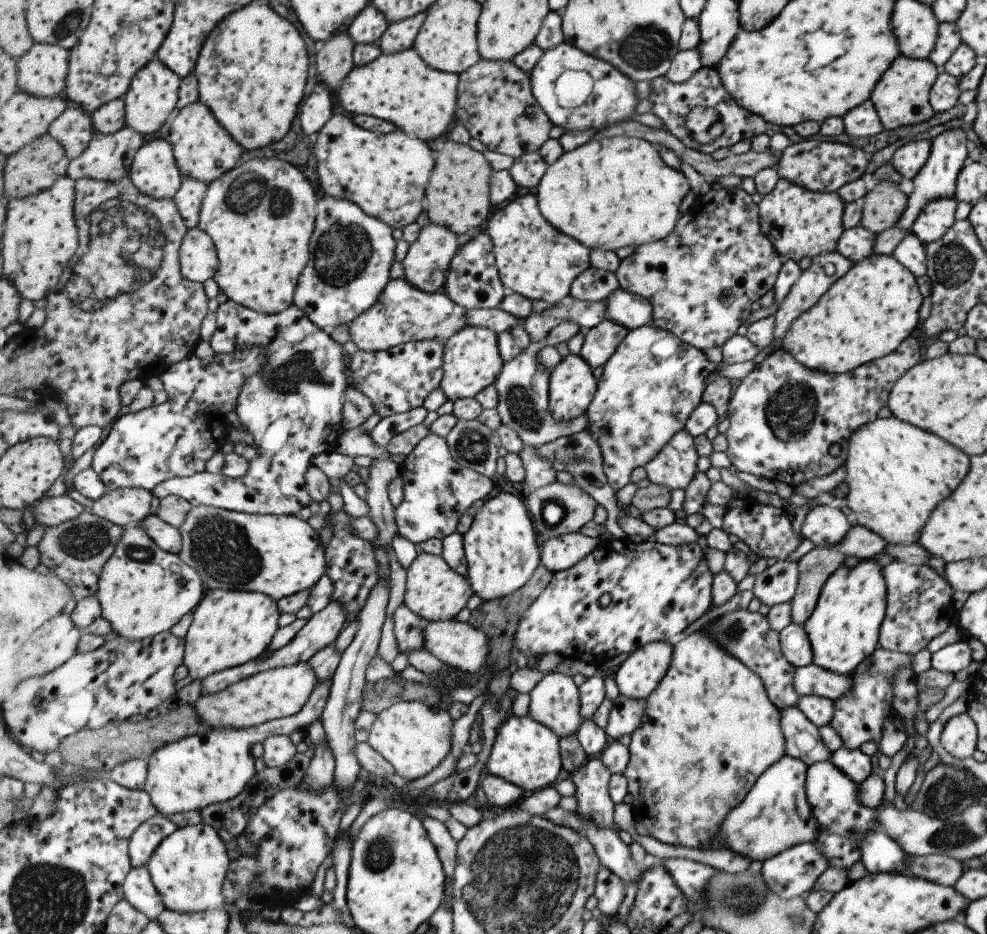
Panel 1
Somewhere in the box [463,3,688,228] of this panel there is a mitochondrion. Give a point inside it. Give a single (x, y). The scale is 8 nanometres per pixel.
(646, 47)

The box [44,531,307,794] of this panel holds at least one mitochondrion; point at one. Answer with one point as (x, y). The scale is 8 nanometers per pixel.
(137, 553)

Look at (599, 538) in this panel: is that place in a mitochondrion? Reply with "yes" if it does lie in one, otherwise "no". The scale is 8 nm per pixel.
no

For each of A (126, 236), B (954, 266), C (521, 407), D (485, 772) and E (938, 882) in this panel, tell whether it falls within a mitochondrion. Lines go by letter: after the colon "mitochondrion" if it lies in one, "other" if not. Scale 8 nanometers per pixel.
A: mitochondrion
B: mitochondrion
C: mitochondrion
D: other
E: other

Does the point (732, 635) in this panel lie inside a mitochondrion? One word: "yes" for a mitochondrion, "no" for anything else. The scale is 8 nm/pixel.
yes

